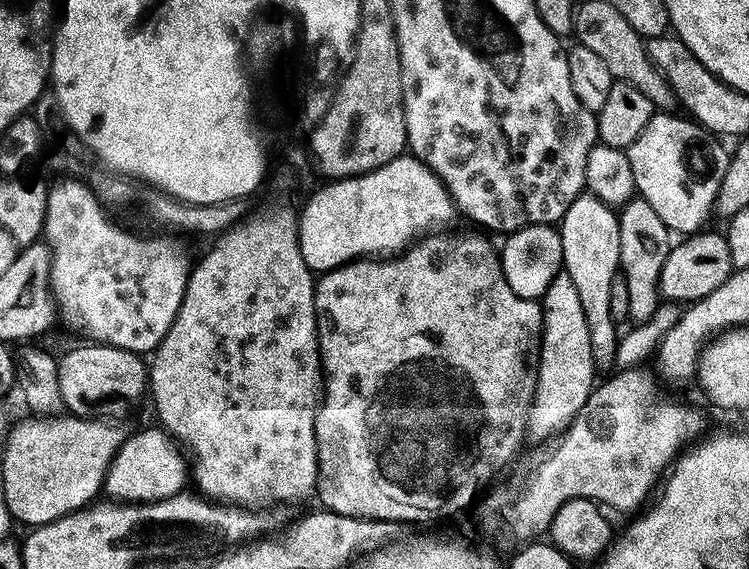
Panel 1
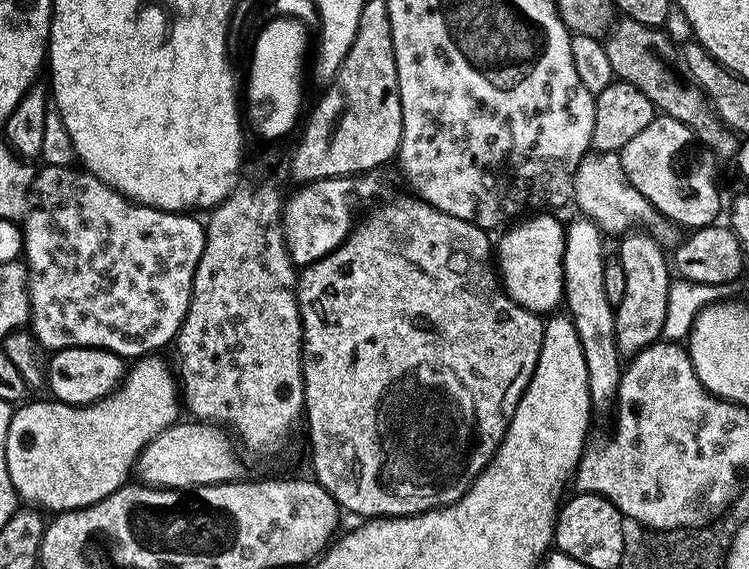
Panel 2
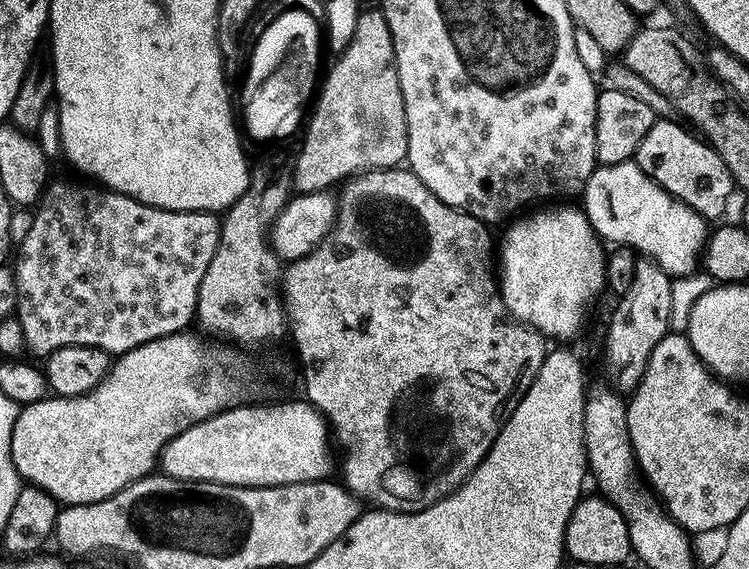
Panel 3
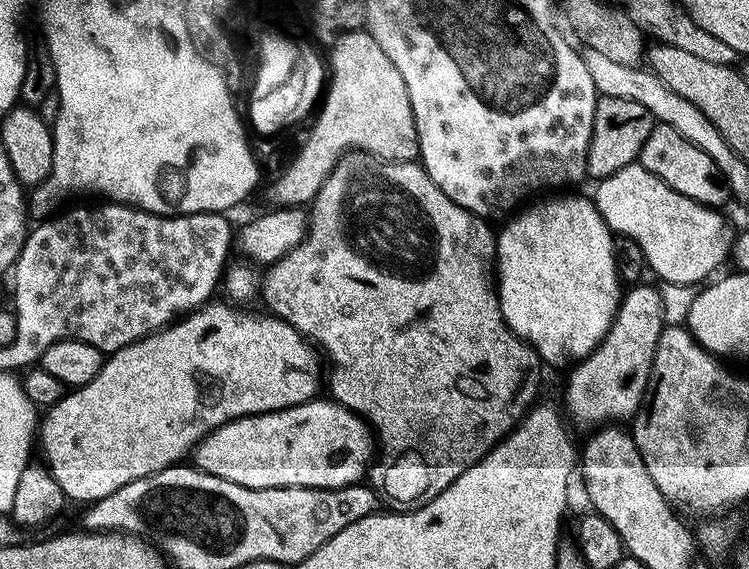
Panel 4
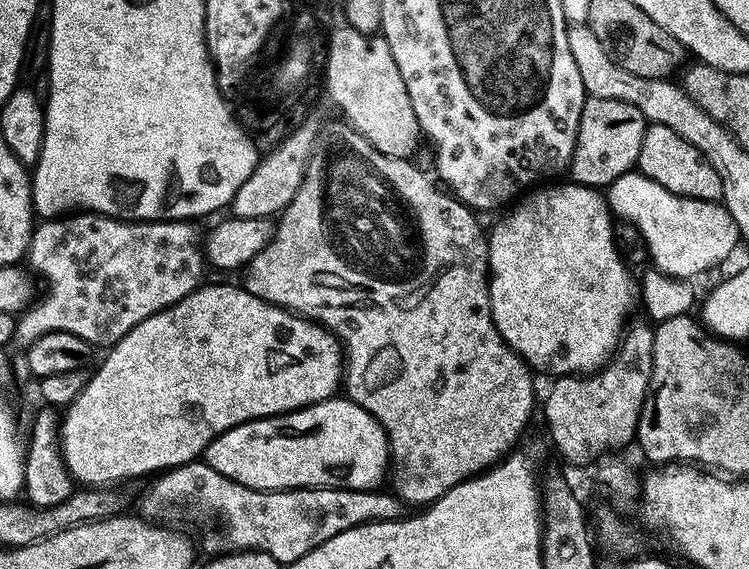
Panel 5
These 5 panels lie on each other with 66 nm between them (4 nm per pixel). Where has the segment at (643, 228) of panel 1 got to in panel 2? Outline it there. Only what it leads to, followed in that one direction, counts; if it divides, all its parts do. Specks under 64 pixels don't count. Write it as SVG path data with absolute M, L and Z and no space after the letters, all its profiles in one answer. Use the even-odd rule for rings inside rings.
M632 230L620 241L618 259L626 270L626 295L620 304L615 305L616 345L621 353L635 354L661 337L666 322L667 296L674 280L670 275L669 257L668 260L664 257L665 245L651 231Z

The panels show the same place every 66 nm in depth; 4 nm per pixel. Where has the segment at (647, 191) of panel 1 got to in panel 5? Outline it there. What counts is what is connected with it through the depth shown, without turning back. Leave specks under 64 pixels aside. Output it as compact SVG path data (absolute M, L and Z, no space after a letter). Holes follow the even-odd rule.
M648 125L642 138L642 150L638 154L638 171L691 202L719 201L722 194L722 178L718 178L714 166L710 166L704 155L686 142L686 138L674 134L674 130L669 130L667 126Z

